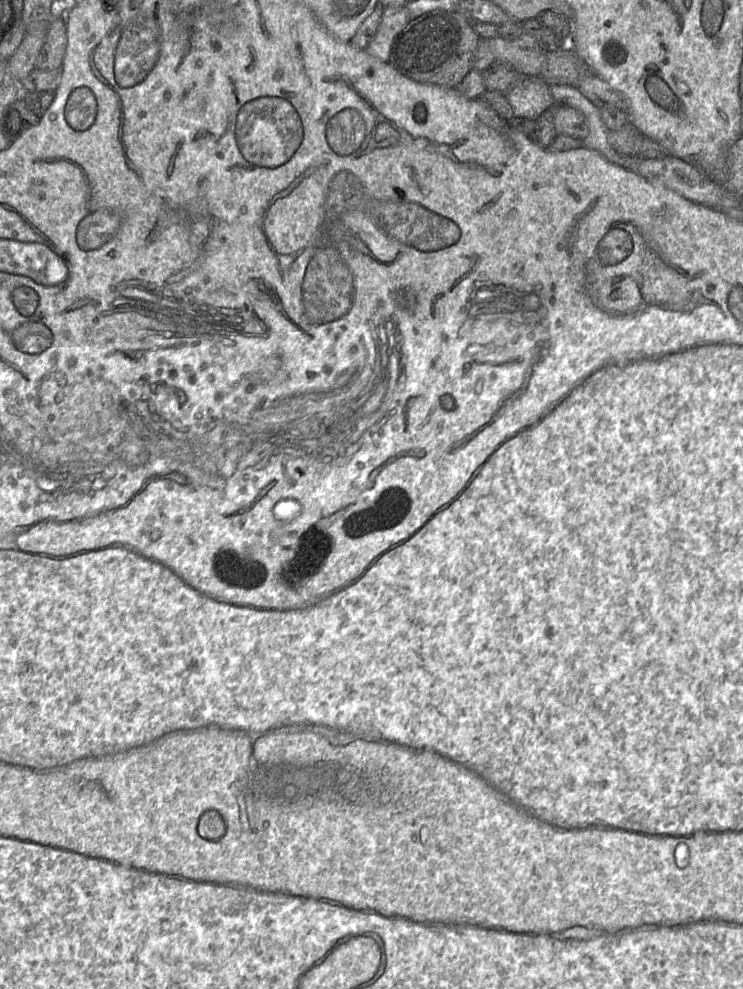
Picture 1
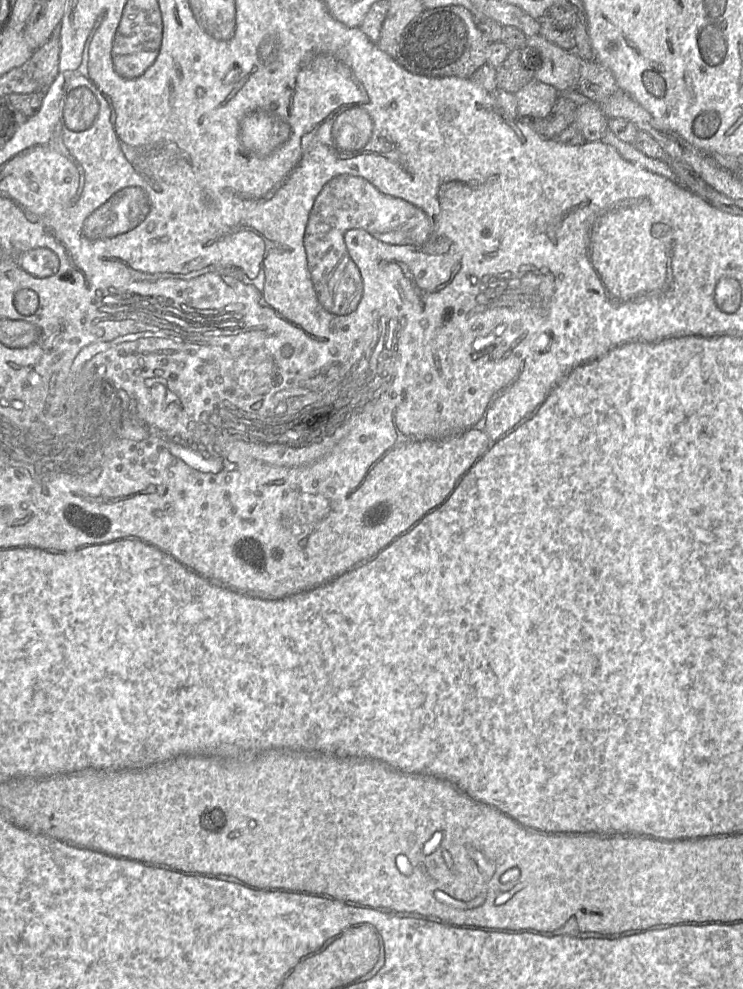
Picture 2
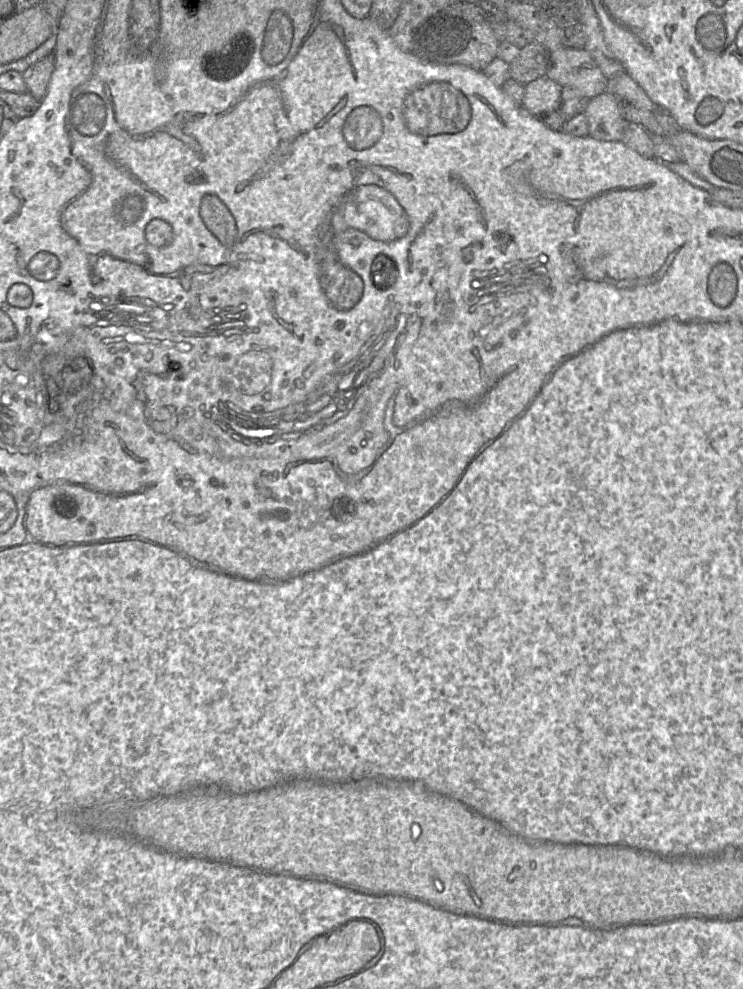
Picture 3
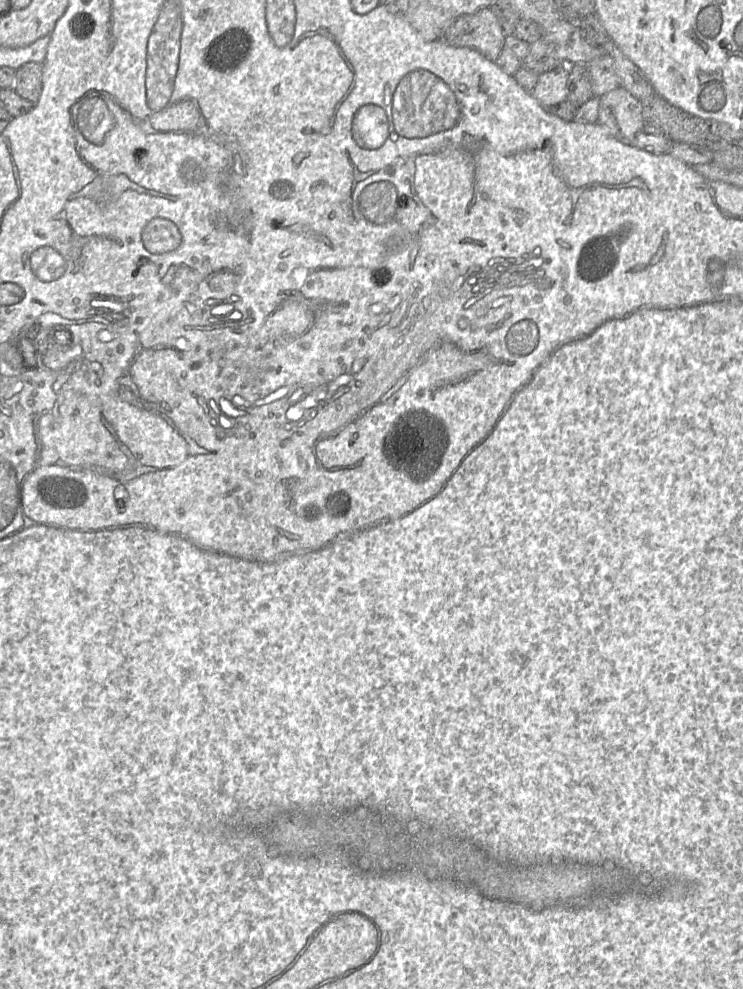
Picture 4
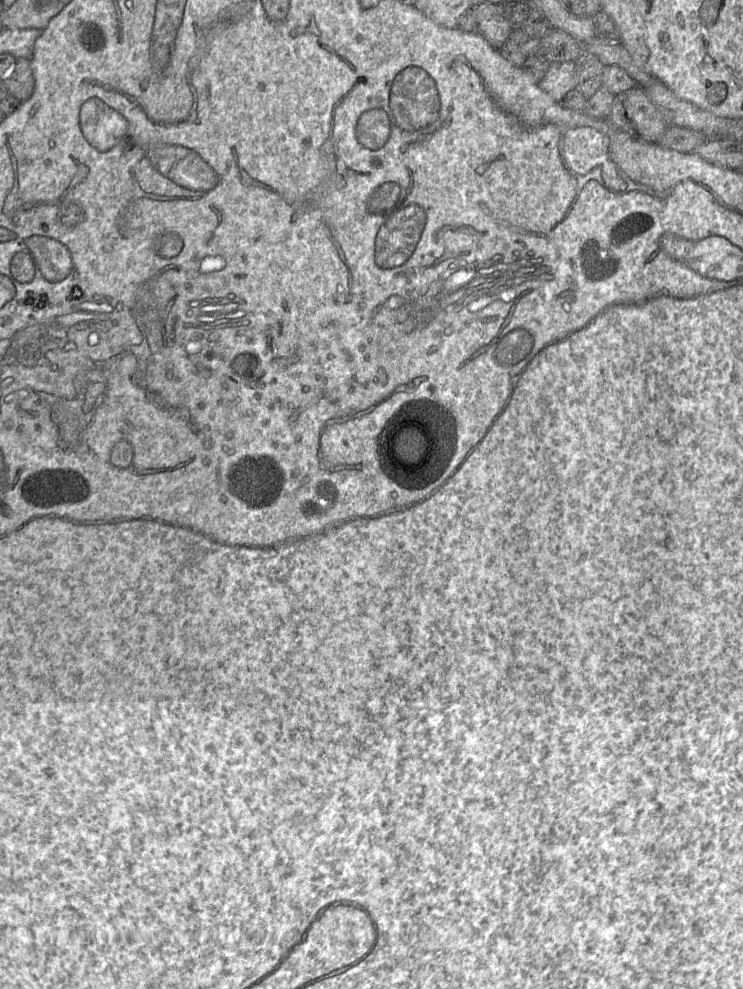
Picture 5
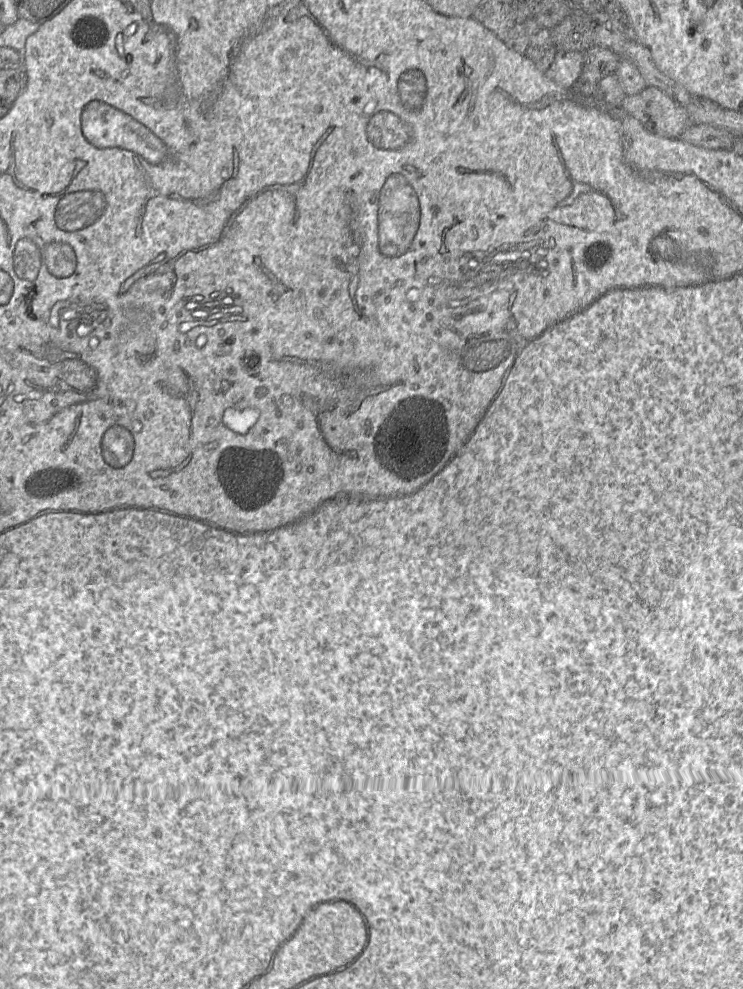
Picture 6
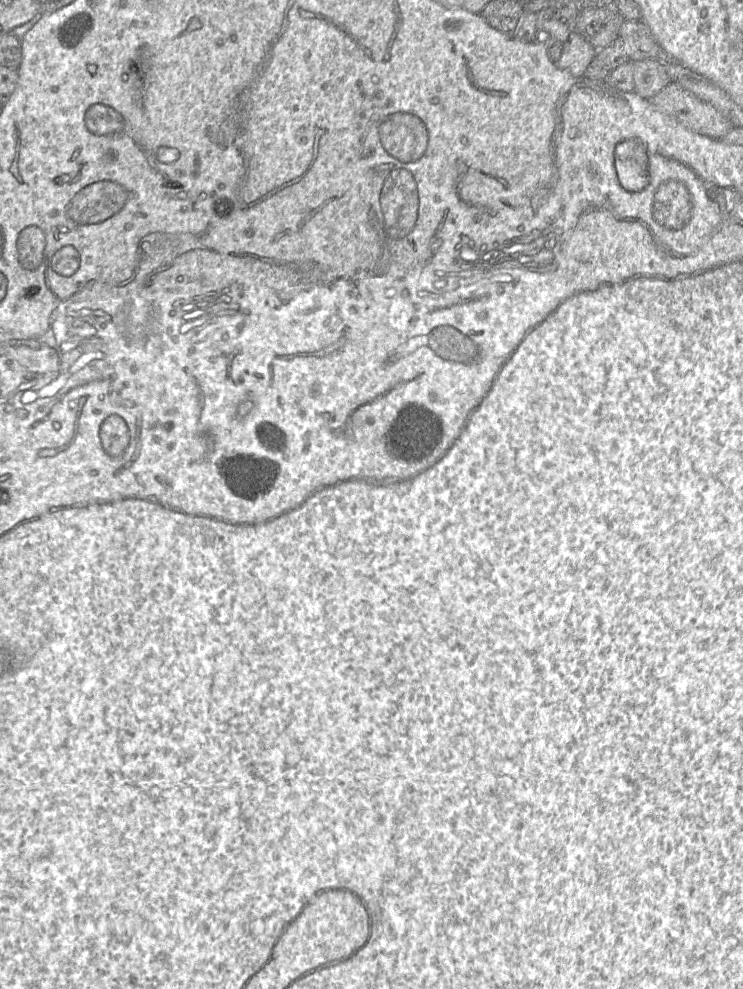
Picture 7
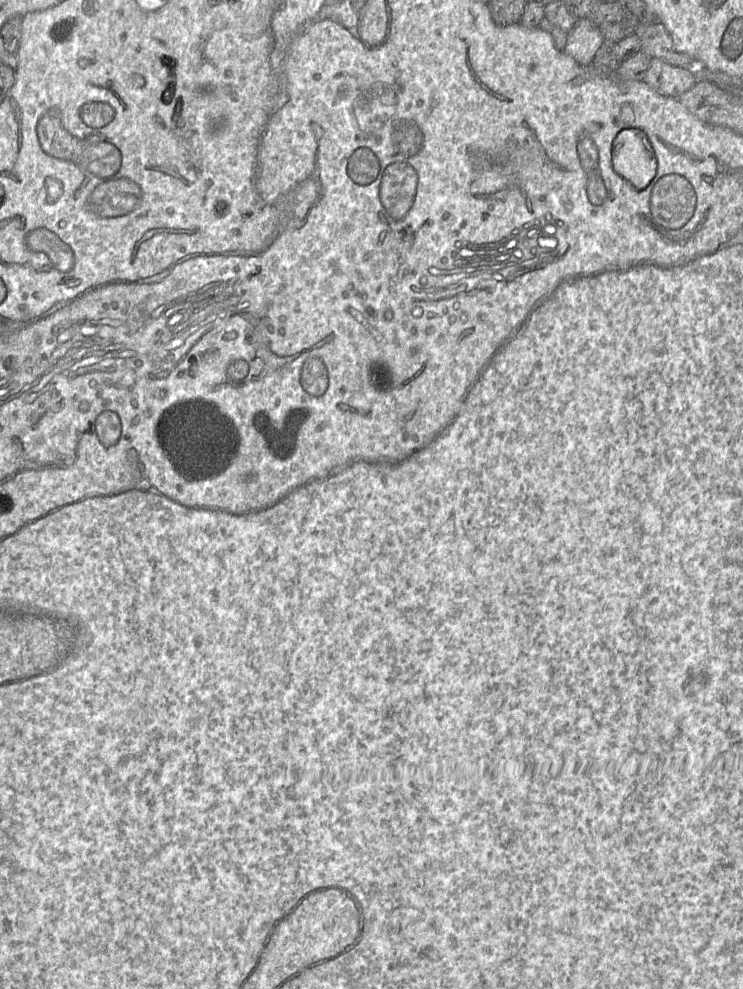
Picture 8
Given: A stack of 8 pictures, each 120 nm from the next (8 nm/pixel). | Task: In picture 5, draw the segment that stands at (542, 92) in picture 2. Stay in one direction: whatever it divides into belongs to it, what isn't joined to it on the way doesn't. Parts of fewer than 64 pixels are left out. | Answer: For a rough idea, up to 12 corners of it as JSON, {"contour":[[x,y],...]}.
{"contour":[[556,62],[539,82],[561,103],[576,87],[576,62]]}

